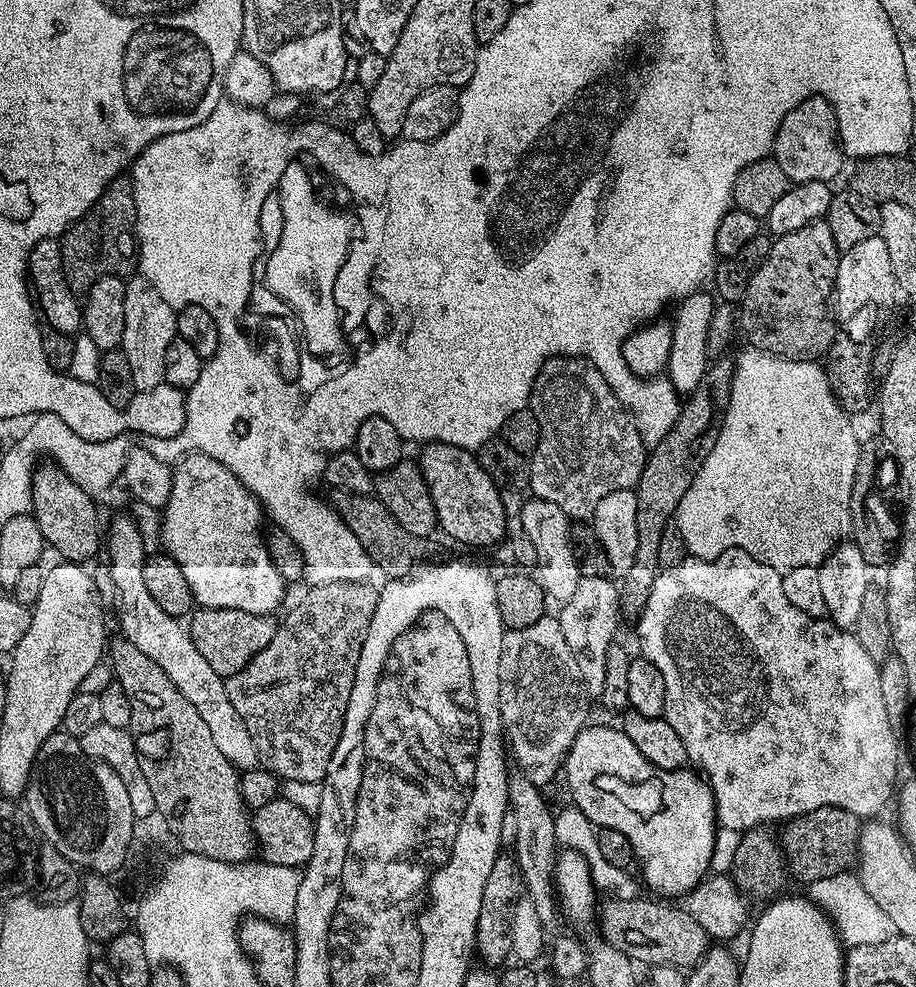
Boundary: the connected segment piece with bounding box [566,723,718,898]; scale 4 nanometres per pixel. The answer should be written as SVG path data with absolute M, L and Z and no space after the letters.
M594 724L583 728L578 738L574 738L574 746L568 751L566 774L568 772L568 788L572 791L571 803L580 808L594 825L619 830L626 834L626 838L630 838L638 869L644 875L645 882L654 891L664 895L661 897L683 897L698 887L710 870L718 825L714 794L707 779L695 771L688 772L687 767L678 768L674 772L658 771L619 727L607 728L604 724Z

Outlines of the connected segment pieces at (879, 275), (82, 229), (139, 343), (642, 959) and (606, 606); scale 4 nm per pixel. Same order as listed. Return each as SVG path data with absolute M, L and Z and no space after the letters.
M879 234L841 251L834 293L834 319L843 335L859 344L868 344L871 336L883 326L896 296L898 285L894 266L890 262L886 242L882 242Z
M114 182L109 186L98 202L94 202L94 206L90 206L90 210L86 210L86 214L75 220L59 237L64 277L73 294L87 293L90 285L98 282L98 278L127 277L137 267L136 207L132 185L120 183Z
M139 274L133 275L126 283L126 330L122 334L120 348L126 354L126 362L130 362L130 370L137 392L154 390L154 386L164 383L166 346L170 346L172 339L177 336L176 312L168 305L168 300L164 296L167 295L161 289L150 286L150 282Z
M605 899L598 908L598 925L606 943L614 950L622 950L637 965L655 966L674 964L681 970L691 969L700 963L710 947L710 937L688 913L687 907L671 908L671 903L655 904L652 900Z
M581 575L574 598L570 598L558 612L566 646L570 646L570 654L574 654L578 661L578 670L582 670L584 685L592 698L602 694L602 686L606 682L606 650L610 650L617 639L616 627L622 621L620 589L610 581L608 576Z

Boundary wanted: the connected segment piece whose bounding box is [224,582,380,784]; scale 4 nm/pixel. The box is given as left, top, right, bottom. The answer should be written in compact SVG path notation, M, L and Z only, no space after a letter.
M334 582L333 584L318 584L309 587L307 590L309 592L305 594L304 601L301 604L294 605L289 610L288 617L279 621L274 638L270 638L270 642L266 647L258 654L254 654L251 662L242 670L238 670L238 674L225 679L224 689L230 698L230 702L234 702L234 710L238 710L238 718L242 718L246 730L250 730L250 738L254 738L254 746L258 750L263 767L279 776L281 781L293 780L294 782L320 784L324 779L324 775L328 773L330 758L334 758L334 750L338 746L338 738L342 738L346 706L350 702L350 690L354 686L354 678L358 670L358 658L362 654L362 646L366 642L366 634L370 630L370 622L374 618L374 610L376 609L380 593L377 585L372 585L372 582L363 584L358 582Z

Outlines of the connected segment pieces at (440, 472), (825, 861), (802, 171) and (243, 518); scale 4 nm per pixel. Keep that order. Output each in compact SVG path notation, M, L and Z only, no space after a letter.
M425 443L418 455L418 463L426 478L430 498L434 502L436 523L439 531L445 532L460 544L473 544L484 548L505 539L507 533L506 511L503 510L501 489L482 470L479 459L469 449L453 444Z
M822 806L818 810L792 817L781 828L784 829L778 832L778 843L784 851L787 867L791 875L797 876L804 886L849 871L857 863L862 820L844 808Z
M823 96L806 98L782 122L776 131L776 141L772 143L771 155L782 166L782 174L792 184L822 182L828 184L844 168L846 153L840 143L840 127L836 121L836 111Z
M192 452L181 462L172 468L172 485L170 486L170 498L164 503L162 515L160 517L160 543L163 551L170 558L174 558L174 562L178 562L178 567L182 569L182 574L186 578L187 584L192 591L193 601L201 608L221 608L222 610L246 610L246 614L262 614L263 616L273 615L277 610L276 607L284 600L284 591L286 585L282 577L278 574L278 570L274 570L274 562L268 553L268 545L266 543L265 533L260 532L260 516L262 520L262 509L260 501L252 495L252 491L244 485L234 474L230 474L230 470L226 470L226 466L222 466L222 462L218 462L214 458L210 458L201 452Z

